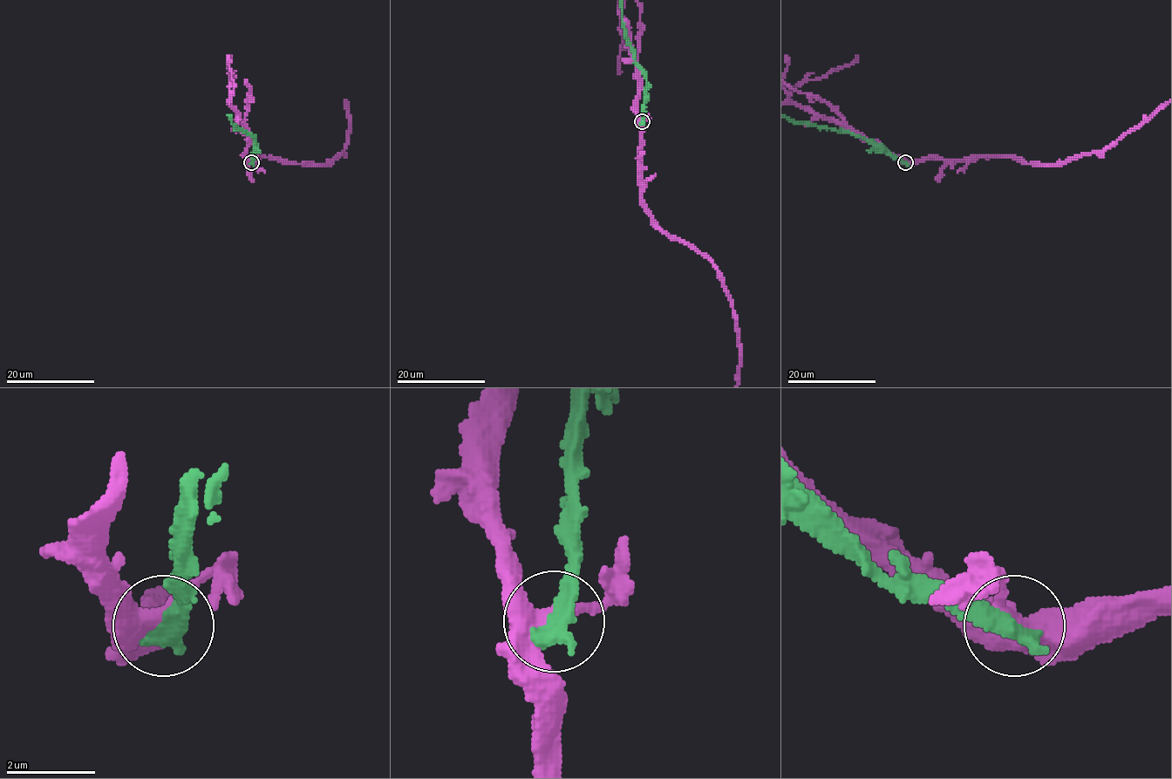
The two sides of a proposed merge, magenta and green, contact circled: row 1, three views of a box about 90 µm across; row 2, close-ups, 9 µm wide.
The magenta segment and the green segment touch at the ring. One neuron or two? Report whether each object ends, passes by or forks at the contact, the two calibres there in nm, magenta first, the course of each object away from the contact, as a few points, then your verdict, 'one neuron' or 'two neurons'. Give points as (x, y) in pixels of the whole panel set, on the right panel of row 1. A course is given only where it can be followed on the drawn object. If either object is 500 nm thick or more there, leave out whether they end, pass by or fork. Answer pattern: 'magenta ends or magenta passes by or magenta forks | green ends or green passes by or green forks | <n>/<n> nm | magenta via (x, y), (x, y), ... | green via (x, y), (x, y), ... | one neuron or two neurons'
magenta forks | green ends | 400/480 nm | green via (906, 162), (893, 159), (879, 147), (845, 131), (794, 123), (785, 117) | two neurons

